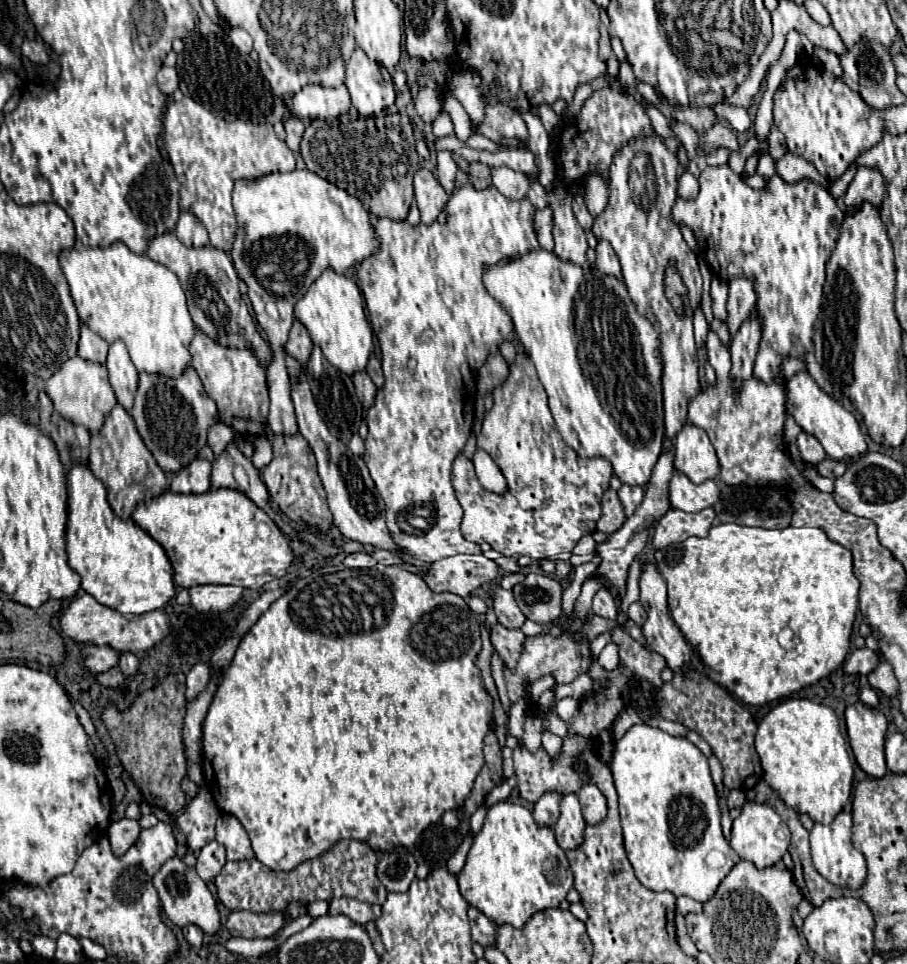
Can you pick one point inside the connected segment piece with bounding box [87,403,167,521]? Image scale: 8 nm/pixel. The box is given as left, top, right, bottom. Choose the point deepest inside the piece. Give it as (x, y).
(117, 455)

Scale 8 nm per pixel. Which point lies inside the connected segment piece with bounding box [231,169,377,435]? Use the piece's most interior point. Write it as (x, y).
(292, 226)

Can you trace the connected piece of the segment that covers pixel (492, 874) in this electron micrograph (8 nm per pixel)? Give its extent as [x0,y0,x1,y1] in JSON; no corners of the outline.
[459,801,573,929]

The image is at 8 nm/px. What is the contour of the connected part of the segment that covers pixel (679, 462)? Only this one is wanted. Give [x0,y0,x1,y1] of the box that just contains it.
[675,423,719,483]

